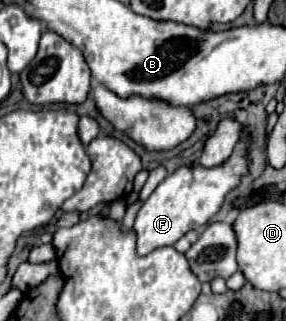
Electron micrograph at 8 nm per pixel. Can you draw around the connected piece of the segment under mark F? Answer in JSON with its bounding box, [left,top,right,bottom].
[134,141,248,255]

